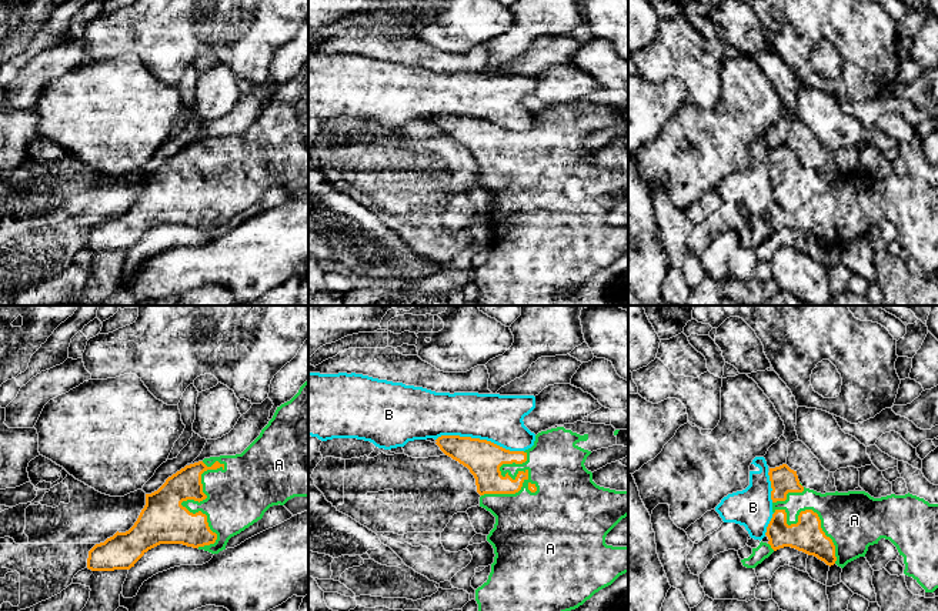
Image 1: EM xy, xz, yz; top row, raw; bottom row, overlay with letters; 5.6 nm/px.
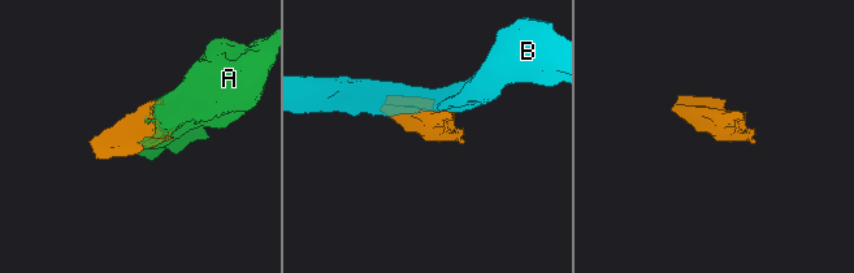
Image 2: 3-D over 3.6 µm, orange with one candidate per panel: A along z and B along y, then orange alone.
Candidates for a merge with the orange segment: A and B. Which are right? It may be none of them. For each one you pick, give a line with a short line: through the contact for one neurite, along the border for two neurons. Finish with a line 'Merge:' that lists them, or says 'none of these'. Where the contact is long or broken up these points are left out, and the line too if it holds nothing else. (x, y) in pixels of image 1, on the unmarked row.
Merge: A

